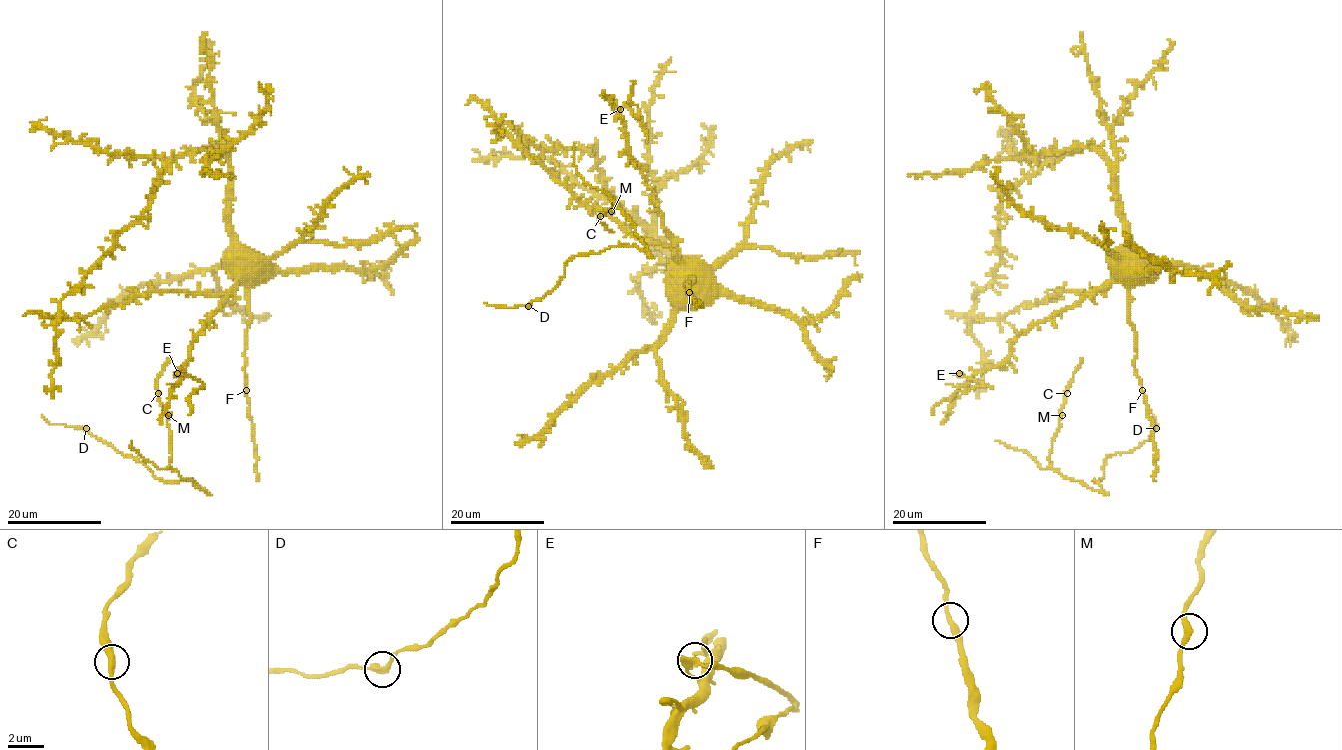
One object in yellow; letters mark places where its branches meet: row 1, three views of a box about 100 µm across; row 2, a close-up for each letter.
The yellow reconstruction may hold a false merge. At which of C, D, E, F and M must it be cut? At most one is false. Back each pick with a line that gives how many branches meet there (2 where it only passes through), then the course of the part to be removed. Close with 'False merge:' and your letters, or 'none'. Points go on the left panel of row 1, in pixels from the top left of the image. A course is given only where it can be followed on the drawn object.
E: 2 branches meet; foreign part runs (177, 373), (203, 384), (187, 397), (192, 407), (189, 415)
False merge: E

